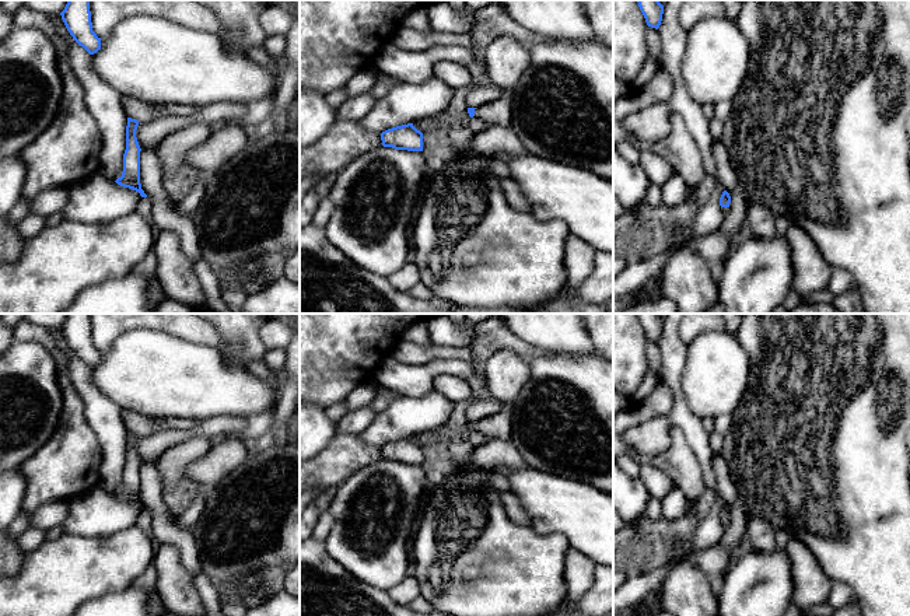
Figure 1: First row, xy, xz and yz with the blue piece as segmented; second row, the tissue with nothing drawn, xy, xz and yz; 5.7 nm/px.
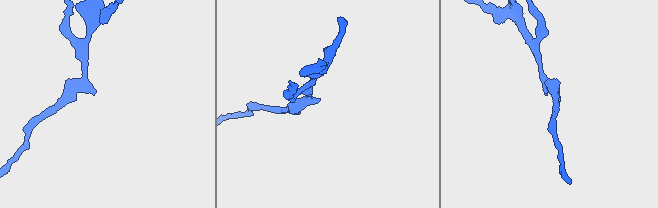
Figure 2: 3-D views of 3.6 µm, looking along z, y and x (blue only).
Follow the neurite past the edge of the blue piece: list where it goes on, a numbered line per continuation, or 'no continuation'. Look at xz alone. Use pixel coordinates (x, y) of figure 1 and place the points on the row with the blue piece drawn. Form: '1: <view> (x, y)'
1: xz (499, 112)

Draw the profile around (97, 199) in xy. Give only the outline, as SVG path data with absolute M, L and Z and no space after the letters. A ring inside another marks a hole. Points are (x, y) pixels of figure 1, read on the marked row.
M94 174L69 188L69 202L62 209L63 218L74 223L109 223L137 211L143 197L102 174Z

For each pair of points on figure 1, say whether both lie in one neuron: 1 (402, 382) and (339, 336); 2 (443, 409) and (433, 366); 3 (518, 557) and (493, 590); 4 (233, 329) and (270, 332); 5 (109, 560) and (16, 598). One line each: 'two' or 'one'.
1: two
2: two
3: one
4: two
5: one

